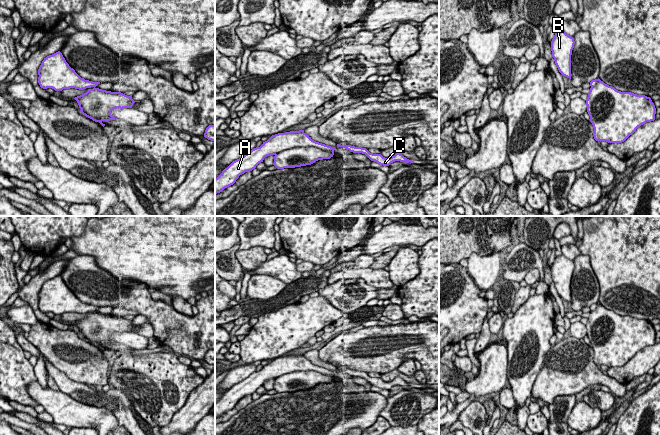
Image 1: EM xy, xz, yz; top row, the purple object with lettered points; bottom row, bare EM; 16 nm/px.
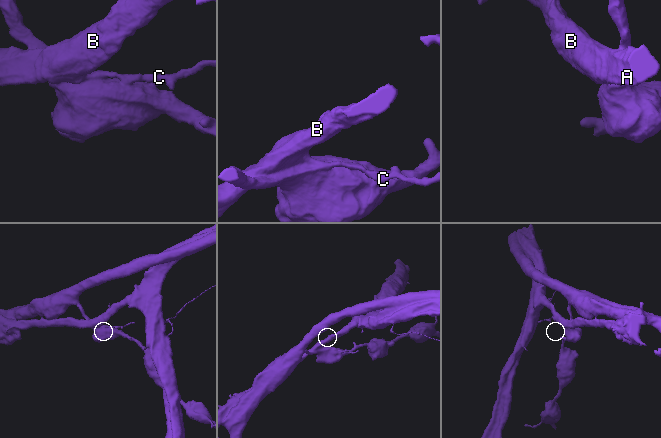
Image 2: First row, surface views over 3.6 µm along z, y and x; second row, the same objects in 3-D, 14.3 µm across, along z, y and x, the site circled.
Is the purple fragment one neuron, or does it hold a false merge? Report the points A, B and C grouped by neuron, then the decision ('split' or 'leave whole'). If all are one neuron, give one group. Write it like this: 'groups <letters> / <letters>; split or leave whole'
groups A B / C; split

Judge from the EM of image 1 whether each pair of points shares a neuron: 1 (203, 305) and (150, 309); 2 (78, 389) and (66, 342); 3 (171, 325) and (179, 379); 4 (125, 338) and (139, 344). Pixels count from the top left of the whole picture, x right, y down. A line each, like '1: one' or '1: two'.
1: one
2: two
3: two
4: one

